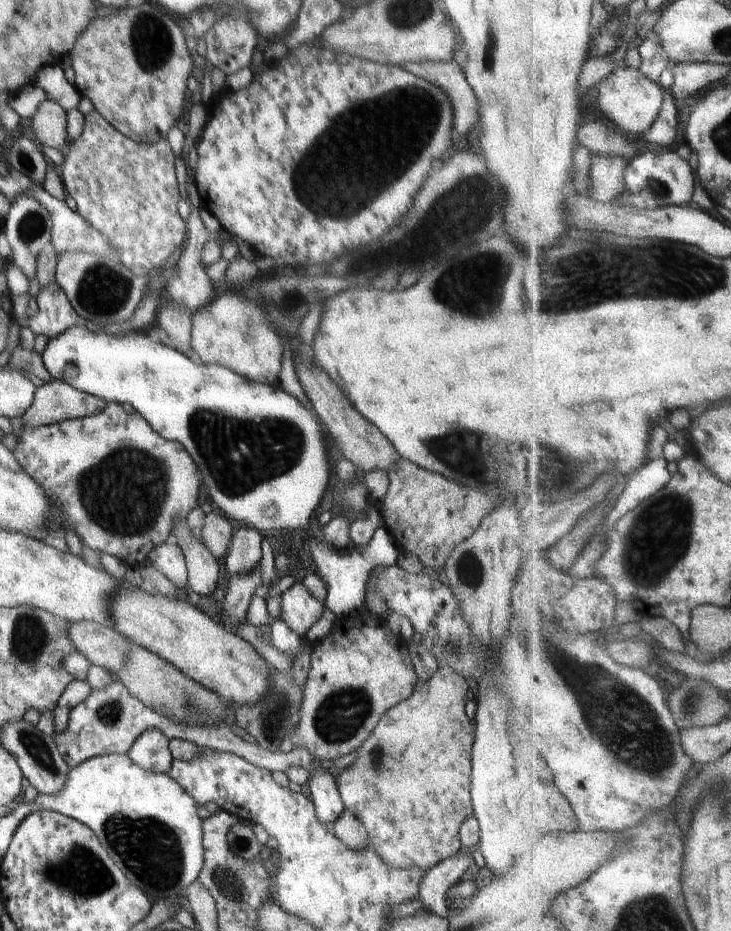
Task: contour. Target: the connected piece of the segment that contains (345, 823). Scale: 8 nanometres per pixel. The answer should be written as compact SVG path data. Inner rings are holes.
M344 809L342 814L330 825L331 832L349 849L361 851L368 847L366 827L354 816L353 812Z

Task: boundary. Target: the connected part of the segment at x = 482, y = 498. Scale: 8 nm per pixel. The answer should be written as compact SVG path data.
M402 457L397 458L393 467L387 472L387 477L389 487L386 496L379 504L383 526L394 537L394 542L400 551L413 552L423 566L439 571L445 565L452 549L472 536L481 520L499 504L498 498L490 498L490 495L459 485Z

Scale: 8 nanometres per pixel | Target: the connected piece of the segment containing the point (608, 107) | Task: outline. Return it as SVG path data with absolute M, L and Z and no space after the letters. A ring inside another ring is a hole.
M627 65L618 67L596 85L596 88L599 90L598 101L605 113L604 116L625 134L632 136L645 135L652 130L665 103L665 91L662 85L648 78L641 68L634 69Z

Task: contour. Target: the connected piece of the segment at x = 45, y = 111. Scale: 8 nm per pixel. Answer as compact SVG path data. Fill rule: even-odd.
M45 99L30 118L32 130L37 140L58 150L67 146L67 112L54 99Z

